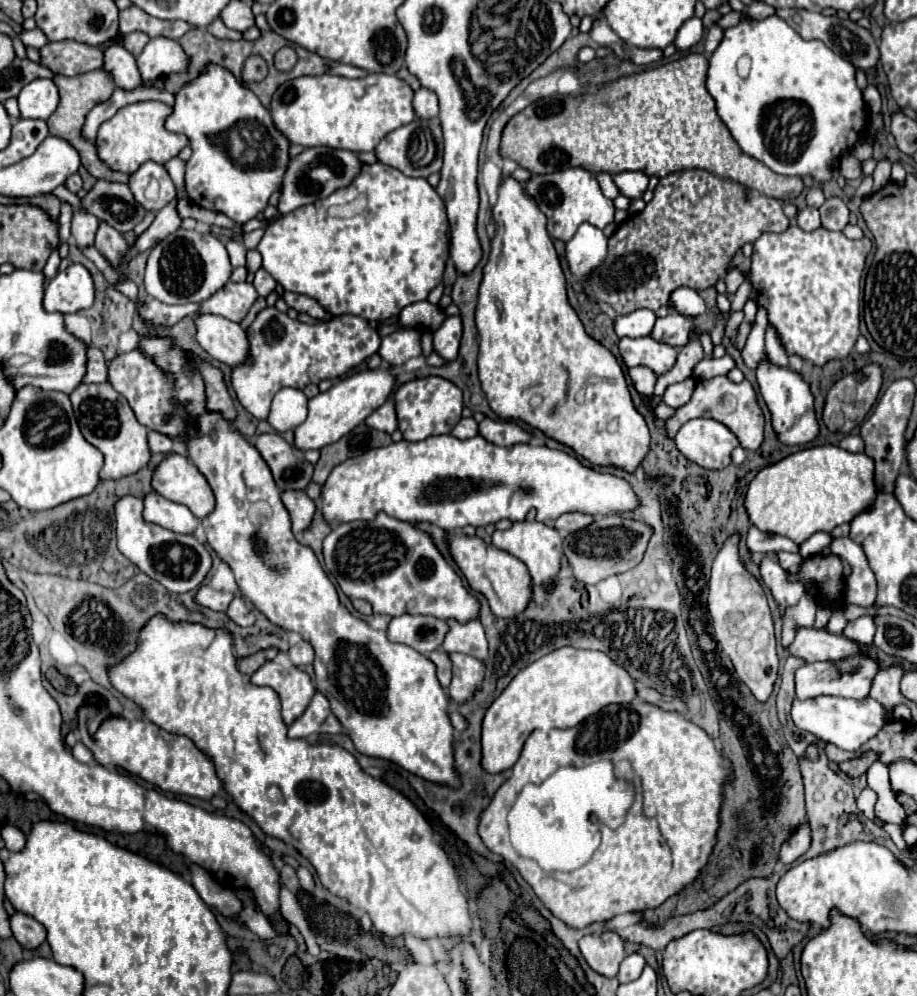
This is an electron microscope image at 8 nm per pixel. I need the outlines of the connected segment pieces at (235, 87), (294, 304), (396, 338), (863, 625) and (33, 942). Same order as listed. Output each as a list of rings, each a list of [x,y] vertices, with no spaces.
[[[206,64],[204,70],[190,82],[186,82],[172,106],[172,114],[166,118],[170,132],[186,134],[192,148],[192,158],[186,162],[186,192],[188,198],[200,208],[226,214],[236,224],[244,224],[268,206],[272,192],[280,188],[280,176],[288,166],[290,142],[276,132],[270,112],[260,104],[258,96],[236,80],[228,68],[220,64]]]
[[[284,292],[282,294],[282,298],[286,300],[286,304],[290,306],[290,308],[294,308],[294,310],[298,310],[298,312],[306,312],[306,314],[310,314],[312,318],[322,318],[322,320],[328,320],[330,318],[330,314],[328,312],[324,312],[322,308],[320,308],[320,304],[316,304],[316,300],[312,300],[312,298],[308,298],[308,296],[304,296],[304,294],[294,294],[294,292]]]
[[[398,330],[386,336],[382,340],[378,354],[388,366],[402,366],[406,360],[422,354],[420,332],[418,330]]]
[[[860,616],[858,620],[848,622],[844,628],[844,636],[856,642],[862,642],[862,644],[872,644],[872,636],[874,636],[872,616]]]
[[[16,914],[10,918],[10,928],[18,944],[26,950],[36,950],[46,942],[46,928],[28,914]]]

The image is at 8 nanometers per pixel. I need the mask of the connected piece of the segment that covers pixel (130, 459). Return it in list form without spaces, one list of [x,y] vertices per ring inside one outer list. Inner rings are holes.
[[[82,382],[70,394],[70,400],[72,400],[76,420],[80,424],[84,438],[104,454],[104,466],[100,470],[102,480],[106,480],[106,478],[118,480],[120,476],[134,474],[144,464],[148,464],[148,460],[150,460],[150,450],[148,450],[148,442],[146,442],[148,428],[136,420],[130,404],[108,382],[102,382],[102,384],[84,384]]]

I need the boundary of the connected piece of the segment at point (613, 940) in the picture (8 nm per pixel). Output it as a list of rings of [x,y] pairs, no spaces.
[[[602,932],[602,934],[590,934],[584,936],[580,942],[580,952],[588,966],[606,976],[614,978],[618,974],[618,966],[624,960],[624,942],[616,932]]]

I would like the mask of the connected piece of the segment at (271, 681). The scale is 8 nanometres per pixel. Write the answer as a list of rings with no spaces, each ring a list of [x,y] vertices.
[[[266,662],[250,676],[250,682],[256,686],[268,686],[278,694],[282,704],[282,720],[286,726],[306,710],[316,692],[306,672],[296,666],[282,666],[278,662]]]

